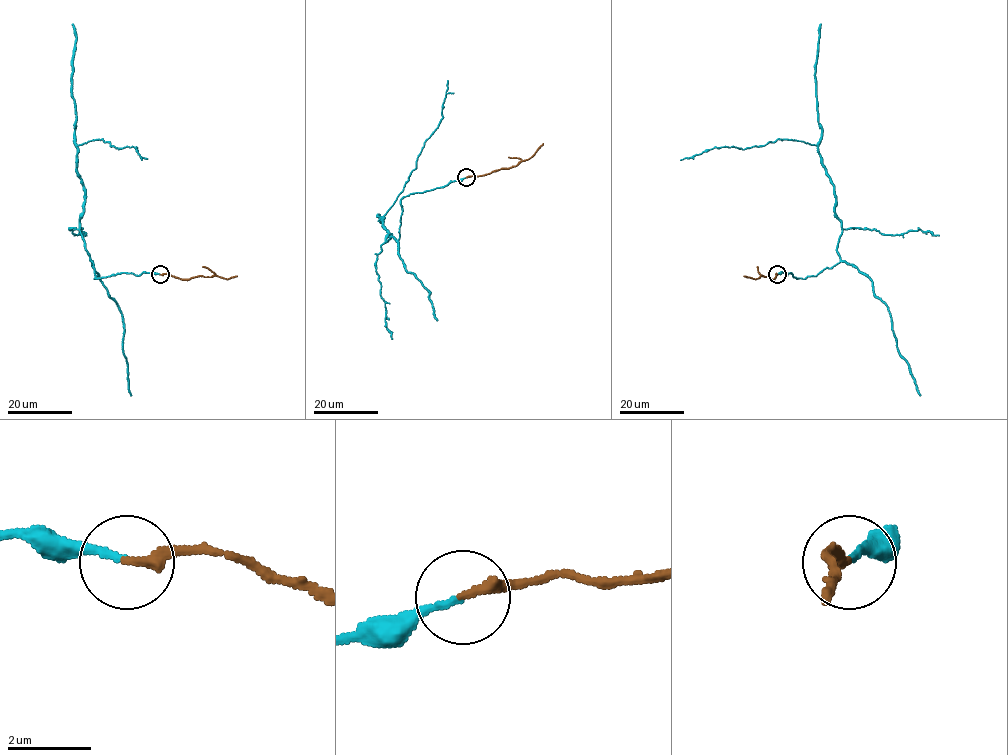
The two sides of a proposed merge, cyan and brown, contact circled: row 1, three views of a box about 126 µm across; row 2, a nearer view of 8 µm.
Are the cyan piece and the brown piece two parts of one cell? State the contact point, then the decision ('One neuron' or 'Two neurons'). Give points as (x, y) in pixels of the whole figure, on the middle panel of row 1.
Place: (466, 177). One neuron

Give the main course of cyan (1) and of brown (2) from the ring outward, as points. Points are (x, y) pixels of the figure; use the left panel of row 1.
1: (160, 274), (94, 278), (80, 229), (79, 145), (102, 139), (118, 149), (137, 147), (142, 159)
2: (160, 274), (185, 279), (237, 276)

